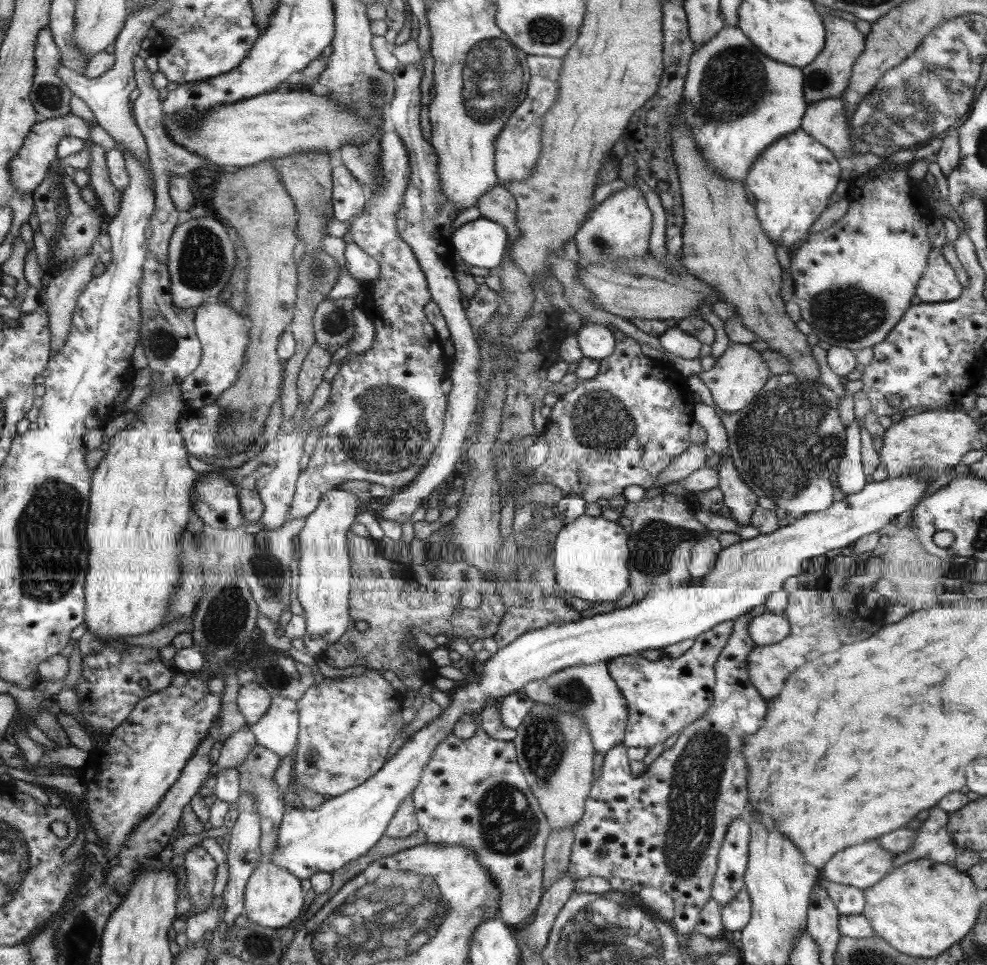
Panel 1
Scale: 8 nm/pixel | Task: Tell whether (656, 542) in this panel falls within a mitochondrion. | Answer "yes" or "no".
yes

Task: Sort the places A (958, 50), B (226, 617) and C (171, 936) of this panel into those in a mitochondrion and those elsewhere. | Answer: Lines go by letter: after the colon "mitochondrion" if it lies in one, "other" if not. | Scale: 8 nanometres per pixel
A: mitochondrion
B: mitochondrion
C: other

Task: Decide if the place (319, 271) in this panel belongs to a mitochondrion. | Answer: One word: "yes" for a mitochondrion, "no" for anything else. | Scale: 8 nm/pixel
yes

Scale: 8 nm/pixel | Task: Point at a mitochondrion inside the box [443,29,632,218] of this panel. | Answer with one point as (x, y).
(492, 76)

